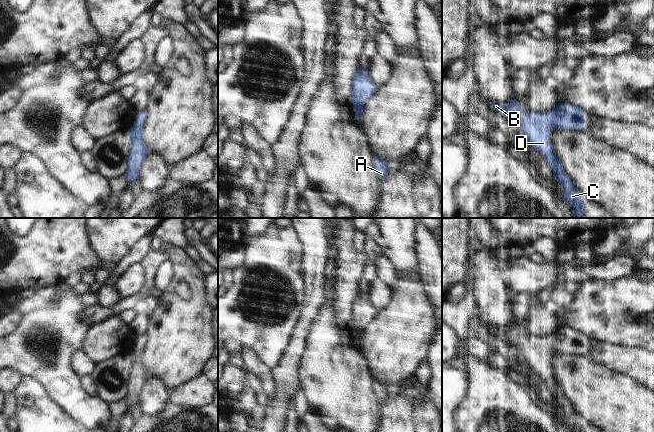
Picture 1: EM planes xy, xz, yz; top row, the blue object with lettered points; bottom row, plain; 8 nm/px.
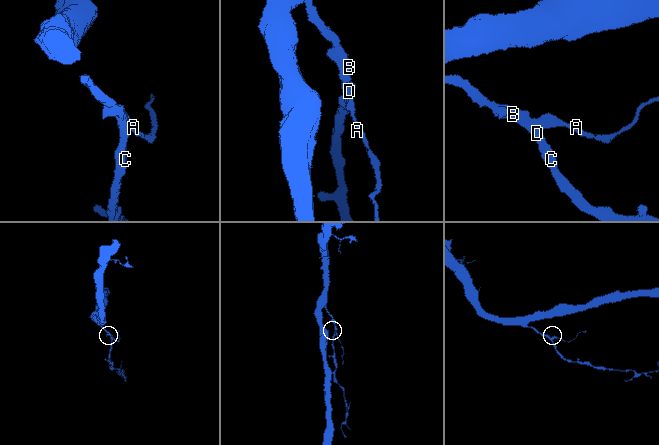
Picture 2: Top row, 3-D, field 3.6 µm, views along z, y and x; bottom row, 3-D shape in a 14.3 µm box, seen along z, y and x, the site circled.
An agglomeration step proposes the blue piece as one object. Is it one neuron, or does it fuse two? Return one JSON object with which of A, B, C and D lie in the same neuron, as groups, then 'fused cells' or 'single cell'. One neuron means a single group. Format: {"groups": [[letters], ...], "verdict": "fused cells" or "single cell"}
{"groups": [["A", "B", "C", "D"]], "verdict": "single cell"}

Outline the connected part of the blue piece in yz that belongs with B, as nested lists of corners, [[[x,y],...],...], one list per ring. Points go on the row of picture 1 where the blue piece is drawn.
[[[516,100],[502,106],[489,102],[490,106],[508,121],[522,126],[520,133],[539,151],[550,164],[554,178],[564,188],[563,200],[574,206],[574,218],[585,218],[584,198],[578,192],[570,177],[561,166],[550,140],[550,131],[554,128],[584,131],[584,111],[570,103],[559,103],[556,108],[546,113],[526,113]]]

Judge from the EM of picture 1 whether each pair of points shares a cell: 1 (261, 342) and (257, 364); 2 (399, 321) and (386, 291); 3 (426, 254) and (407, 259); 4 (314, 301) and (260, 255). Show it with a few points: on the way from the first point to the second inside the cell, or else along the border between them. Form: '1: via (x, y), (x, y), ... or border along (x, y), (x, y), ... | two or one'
1: border along (245, 346), (250, 348), (271, 369) | two
2: border along (391, 288), (390, 300), (378, 311) | two
3: border along (413, 234), (418, 269) | two
4: border along (304, 271), (305, 299), (299, 317) | two

